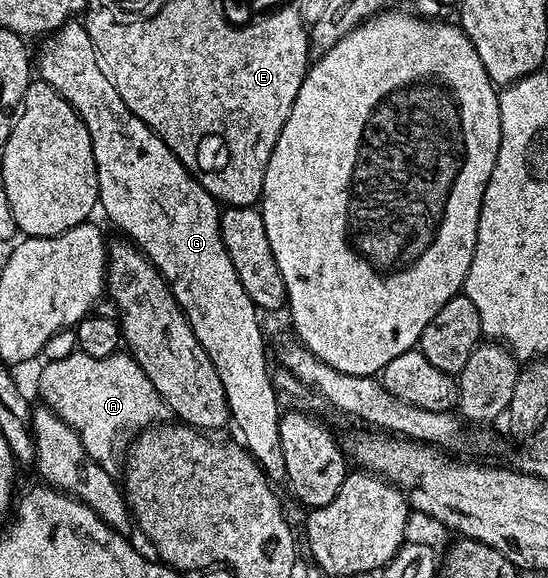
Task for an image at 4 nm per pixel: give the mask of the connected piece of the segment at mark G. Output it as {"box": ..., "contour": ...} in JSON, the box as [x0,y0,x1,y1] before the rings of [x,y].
{"box":[38,18,286,481],"contour":[[[72,18],[40,44],[43,45],[39,48],[38,75],[49,86],[53,86],[53,90],[57,90],[61,98],[70,102],[89,130],[99,179],[98,207],[101,212],[103,208],[104,214],[123,231],[120,233],[141,249],[149,263],[163,275],[164,282],[181,306],[197,342],[201,342],[205,354],[209,354],[209,362],[213,362],[217,378],[221,378],[221,386],[227,395],[230,423],[233,426],[235,424],[239,431],[238,439],[243,447],[260,464],[268,480],[286,481],[285,454],[281,454],[279,445],[280,397],[271,385],[272,371],[267,368],[269,348],[263,345],[263,328],[259,325],[261,312],[255,307],[249,294],[245,294],[245,286],[241,286],[241,278],[237,278],[237,270],[233,270],[233,262],[223,245],[219,229],[220,205],[215,197],[210,196],[191,177],[184,164],[171,153],[169,146],[165,146],[163,139],[127,109],[121,94],[117,94],[113,82],[99,62],[99,55],[89,38],[86,23]]]}

